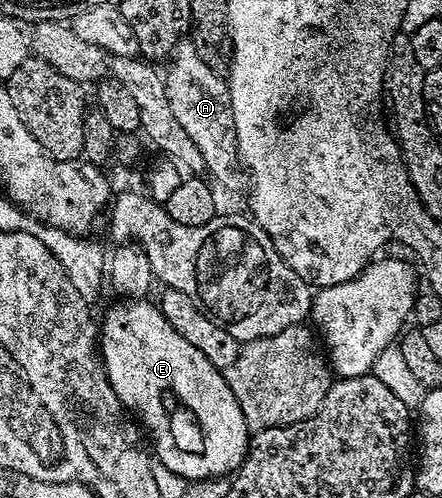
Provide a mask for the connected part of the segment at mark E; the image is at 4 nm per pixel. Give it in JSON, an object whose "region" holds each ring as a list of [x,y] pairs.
{"region":[[[143,297],[119,301],[123,303],[113,304],[107,316],[101,319],[97,346],[109,385],[113,385],[113,393],[117,393],[123,406],[141,424],[142,430],[151,434],[150,446],[154,458],[165,465],[165,469],[188,481],[230,476],[239,470],[246,459],[249,446],[249,428],[241,406],[227,384],[224,372],[214,367],[201,349],[189,345],[189,341],[185,341],[185,337],[181,337],[181,333],[169,325],[154,302],[147,301]]]}

